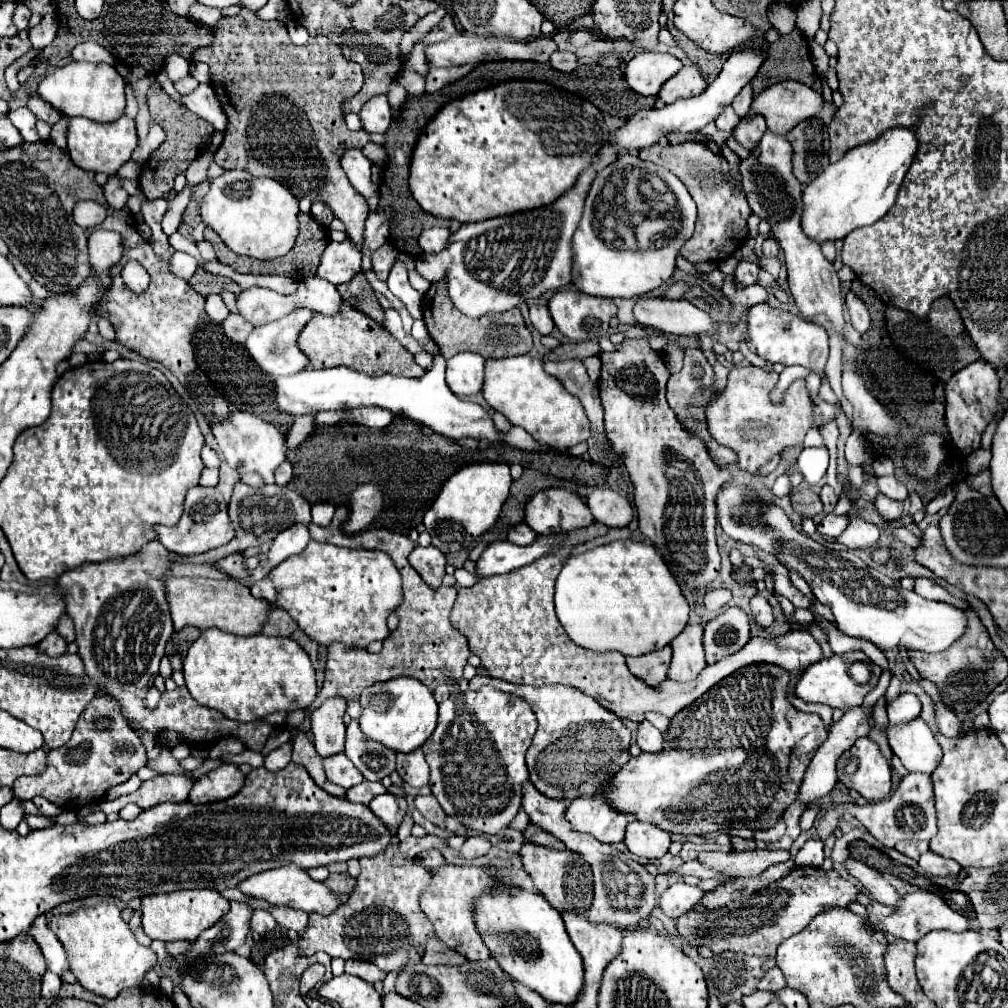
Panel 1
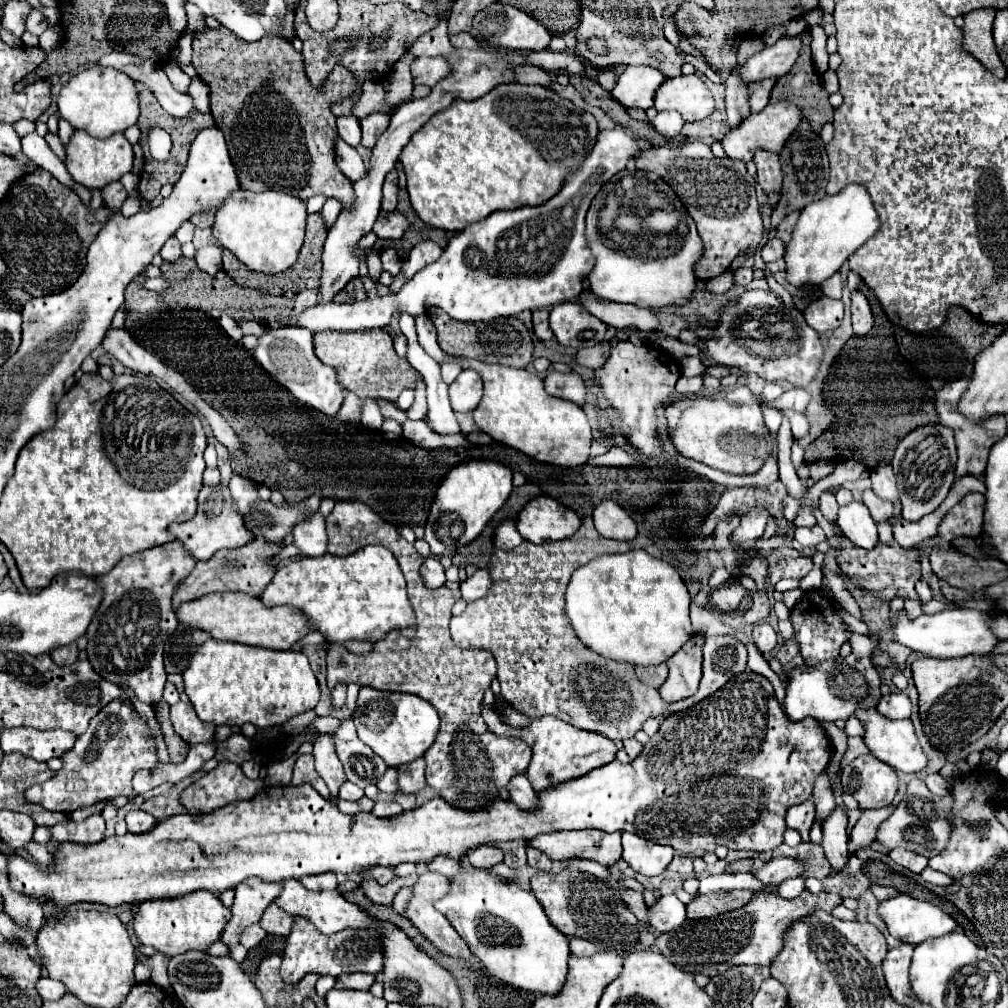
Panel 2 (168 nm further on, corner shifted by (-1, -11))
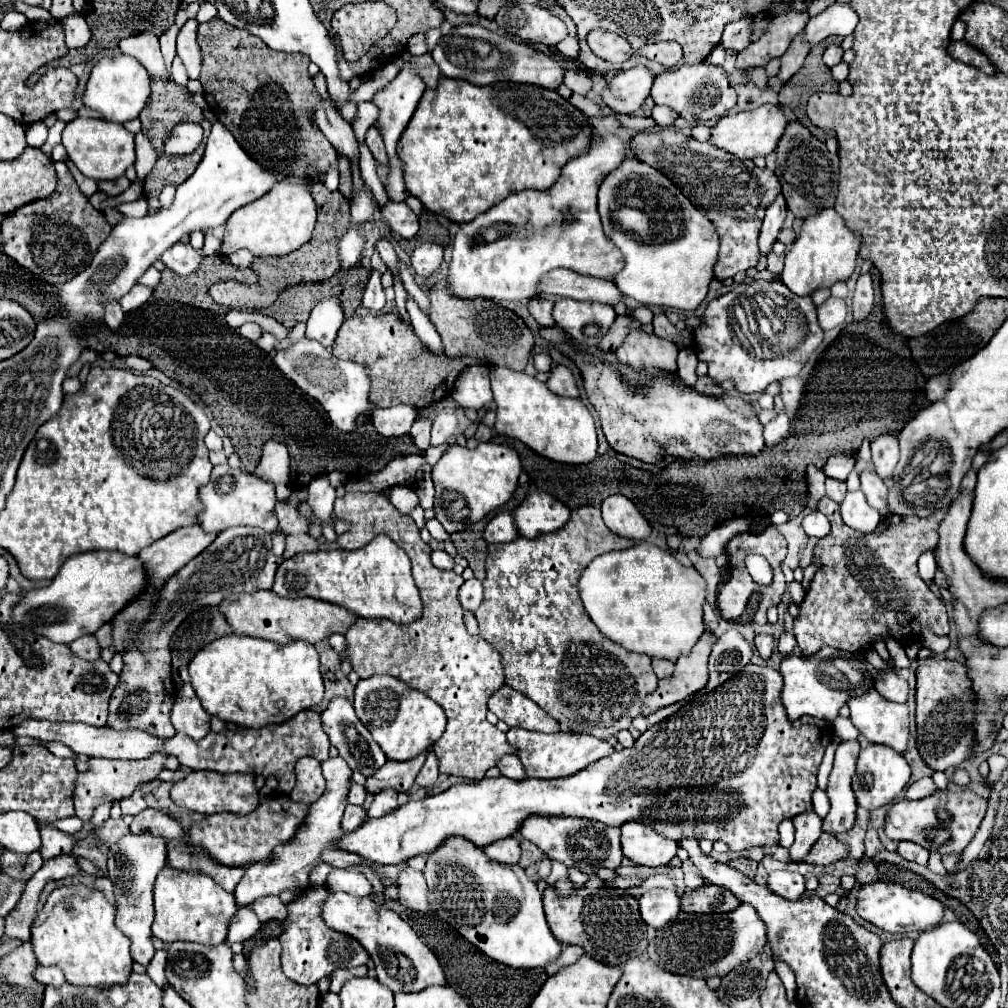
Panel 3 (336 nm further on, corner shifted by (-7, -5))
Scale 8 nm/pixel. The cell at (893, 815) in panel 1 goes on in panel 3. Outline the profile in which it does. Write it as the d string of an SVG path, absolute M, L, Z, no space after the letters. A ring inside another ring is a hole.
M951 788L951 790L935 790L931 796L921 800L901 800L895 802L887 812L885 834L891 840L909 840L915 842L929 852L937 850L941 854L963 852L965 846L975 836L983 816L987 810L987 800L969 788Z

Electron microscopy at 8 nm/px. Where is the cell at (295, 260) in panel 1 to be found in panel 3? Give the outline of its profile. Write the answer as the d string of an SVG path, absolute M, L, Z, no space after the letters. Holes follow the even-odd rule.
M315 182L311 186L311 196L317 204L317 224L307 246L301 246L299 250L295 250L295 254L289 254L287 258L255 258L251 264L251 270L255 270L255 274L259 276L257 284L243 286L243 290L239 290L239 294L235 296L215 296L215 286L211 286L209 294L211 298L215 298L215 302L229 308L237 308L237 310L261 310L261 308L269 308L277 300L277 296L293 284L325 282L335 274L335 262L337 262L335 242L339 240L339 234L347 230L349 200L343 198L339 192L329 192L323 182Z

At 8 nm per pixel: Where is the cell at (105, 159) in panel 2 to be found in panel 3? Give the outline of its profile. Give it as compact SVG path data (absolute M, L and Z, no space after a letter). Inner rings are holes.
M75 118L67 122L63 130L63 146L69 158L87 178L97 182L115 180L125 174L125 170L135 162L135 138L121 124L103 122L99 118Z

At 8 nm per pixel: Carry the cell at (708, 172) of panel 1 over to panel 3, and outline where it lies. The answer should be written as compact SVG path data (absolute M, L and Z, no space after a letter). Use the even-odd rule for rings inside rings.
M669 128L655 134L639 132L631 138L629 148L635 158L663 172L677 188L681 188L693 206L713 222L721 240L719 258L713 268L715 278L733 278L737 272L757 266L757 236L761 220L765 216L765 208L781 190L779 180L771 170L761 170L753 160L741 160L735 154L717 148L709 140L699 142Z

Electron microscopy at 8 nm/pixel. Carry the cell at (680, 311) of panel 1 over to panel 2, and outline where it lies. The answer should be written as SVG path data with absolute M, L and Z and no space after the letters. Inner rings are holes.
M583 290L579 294L579 302L585 306L587 312L603 320L611 328L637 328L639 332L655 332L659 330L659 320L651 310L637 308L633 304L619 304L619 302L609 302L601 300L595 296L591 290Z

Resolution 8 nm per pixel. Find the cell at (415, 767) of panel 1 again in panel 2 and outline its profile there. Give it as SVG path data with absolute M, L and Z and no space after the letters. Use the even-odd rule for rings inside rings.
M419 758L415 762L403 764L397 768L399 770L399 790L415 794L427 786L425 782L425 760Z

